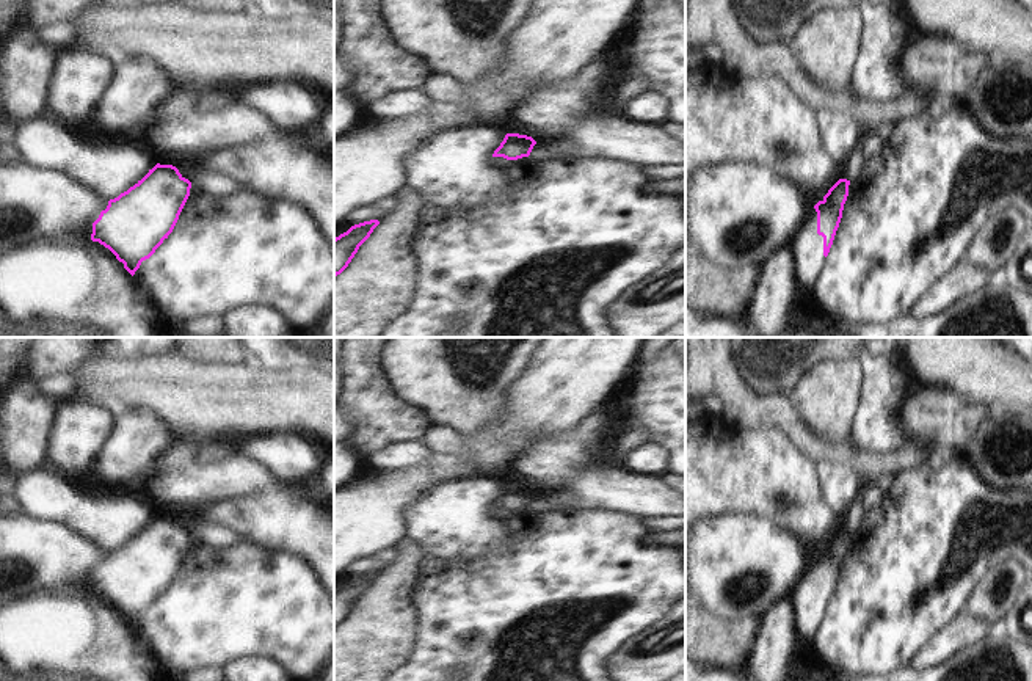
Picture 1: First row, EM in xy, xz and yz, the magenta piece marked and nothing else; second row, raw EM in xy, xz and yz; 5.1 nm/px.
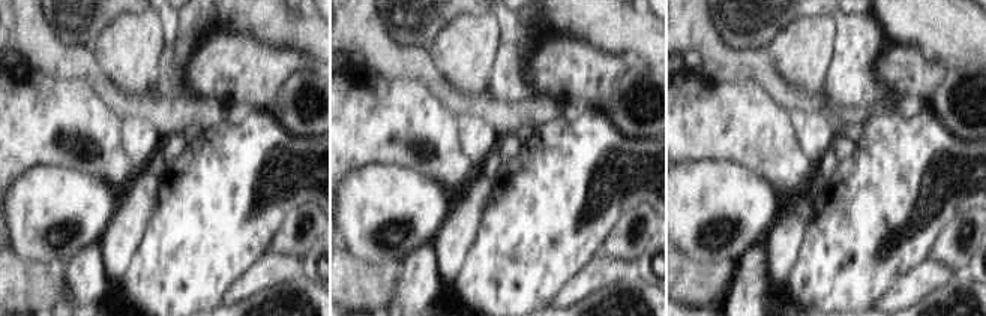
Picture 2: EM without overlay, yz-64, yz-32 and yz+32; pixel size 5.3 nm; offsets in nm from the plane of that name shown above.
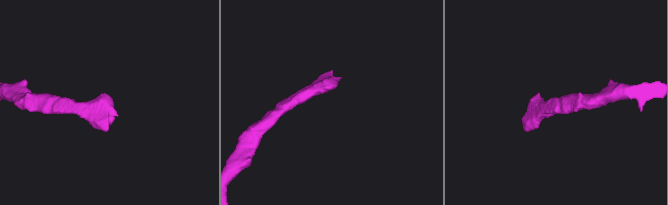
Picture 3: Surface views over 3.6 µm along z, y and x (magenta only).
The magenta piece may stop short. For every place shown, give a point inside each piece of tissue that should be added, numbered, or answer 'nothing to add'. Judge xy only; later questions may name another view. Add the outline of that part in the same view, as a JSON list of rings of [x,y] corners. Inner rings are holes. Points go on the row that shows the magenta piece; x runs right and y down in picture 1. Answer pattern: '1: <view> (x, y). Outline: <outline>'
nothing to add

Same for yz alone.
1: yz (806, 247). Outline: [[[814,207],[808,212],[789,248],[794,257],[794,275],[798,292],[801,298],[809,298],[816,279],[827,262],[823,256],[823,237],[817,234],[817,212]]]

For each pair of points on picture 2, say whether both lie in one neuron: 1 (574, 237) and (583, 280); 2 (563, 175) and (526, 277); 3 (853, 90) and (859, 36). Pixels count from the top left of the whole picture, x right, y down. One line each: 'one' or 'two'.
1: two
2: one
3: one

